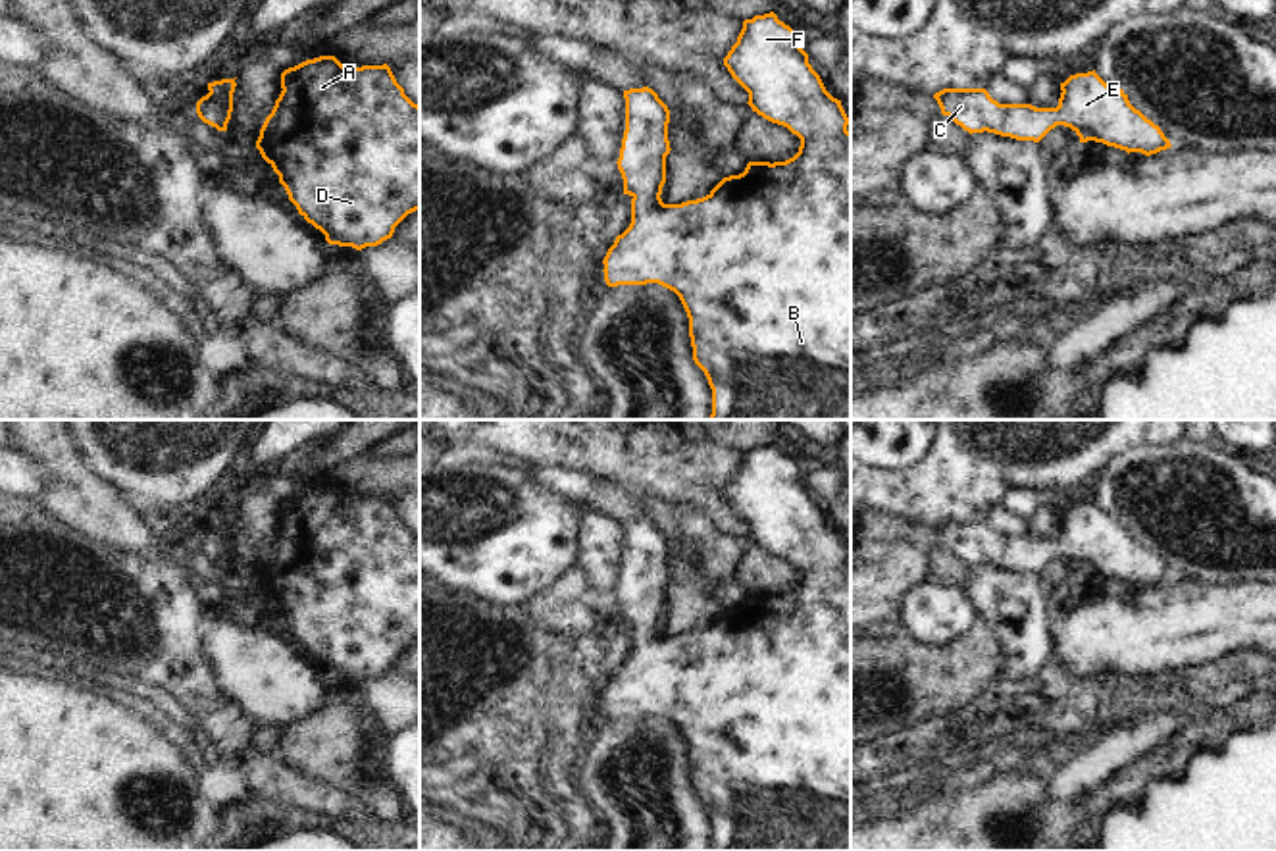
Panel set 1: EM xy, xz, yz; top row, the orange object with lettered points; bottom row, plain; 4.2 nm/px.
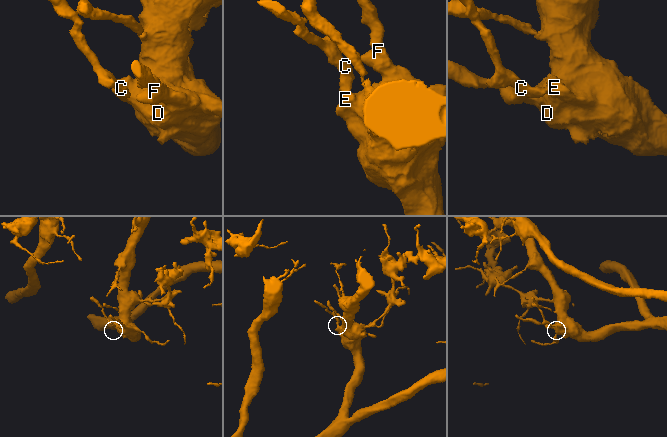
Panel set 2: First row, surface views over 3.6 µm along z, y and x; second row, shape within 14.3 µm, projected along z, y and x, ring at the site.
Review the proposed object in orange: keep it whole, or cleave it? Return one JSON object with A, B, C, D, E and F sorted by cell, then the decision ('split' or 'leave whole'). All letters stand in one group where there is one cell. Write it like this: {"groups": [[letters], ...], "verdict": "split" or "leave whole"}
{"groups": [["A", "B", "C", "D", "E", "F"]], "verdict": "leave whole"}

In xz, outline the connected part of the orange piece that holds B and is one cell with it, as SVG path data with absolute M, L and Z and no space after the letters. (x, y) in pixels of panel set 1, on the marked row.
M774 12L754 15L743 21L737 42L724 58L731 77L749 92L749 106L764 119L787 127L801 139L799 152L785 162L749 162L739 175L724 177L706 196L681 204L664 204L660 194L666 183L666 156L670 154L668 123L670 110L649 89L624 90L625 98L625 131L622 139L618 169L624 179L624 194L631 196L631 223L616 237L608 248L604 264L604 281L608 287L658 283L674 291L689 318L689 337L693 360L704 372L712 389L710 420L851 420L851 133L849 117L841 100L833 98L820 75L808 64L808 54L797 44L795 31L778 19Z

